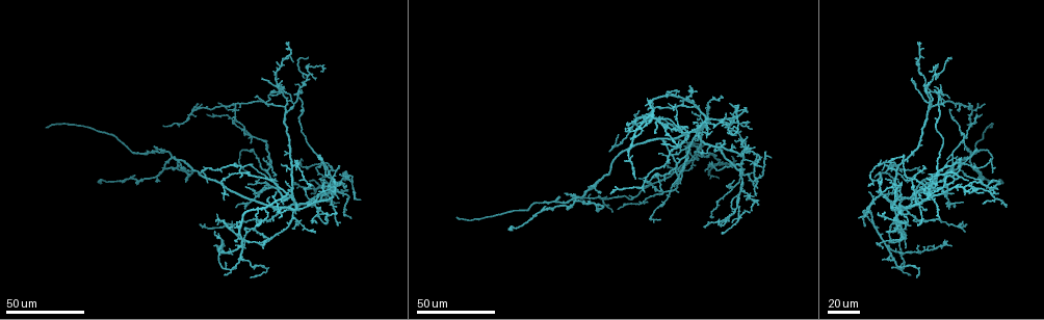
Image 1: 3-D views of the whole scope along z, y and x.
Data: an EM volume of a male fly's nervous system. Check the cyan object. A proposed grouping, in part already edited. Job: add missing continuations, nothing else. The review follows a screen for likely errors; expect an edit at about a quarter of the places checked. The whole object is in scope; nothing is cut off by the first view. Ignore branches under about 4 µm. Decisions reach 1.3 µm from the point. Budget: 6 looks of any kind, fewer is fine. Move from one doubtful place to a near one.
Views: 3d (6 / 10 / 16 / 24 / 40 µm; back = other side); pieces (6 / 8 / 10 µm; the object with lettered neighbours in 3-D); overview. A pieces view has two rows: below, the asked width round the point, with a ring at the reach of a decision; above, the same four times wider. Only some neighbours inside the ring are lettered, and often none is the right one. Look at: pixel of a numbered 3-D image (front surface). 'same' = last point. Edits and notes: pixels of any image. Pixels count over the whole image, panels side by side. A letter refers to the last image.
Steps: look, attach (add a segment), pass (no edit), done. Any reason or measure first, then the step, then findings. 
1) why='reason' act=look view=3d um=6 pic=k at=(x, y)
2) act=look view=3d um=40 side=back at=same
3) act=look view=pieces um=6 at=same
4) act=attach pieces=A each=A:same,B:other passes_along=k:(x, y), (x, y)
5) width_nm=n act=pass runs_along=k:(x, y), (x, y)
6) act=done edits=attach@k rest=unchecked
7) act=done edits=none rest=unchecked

why='tapers out' act=look view=3d um=40 pic=1 at=(242, 177)

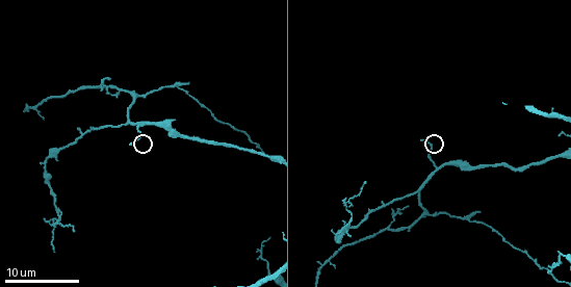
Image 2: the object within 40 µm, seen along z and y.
act=look view=pieces um=8 pic=2 at=(423, 139)

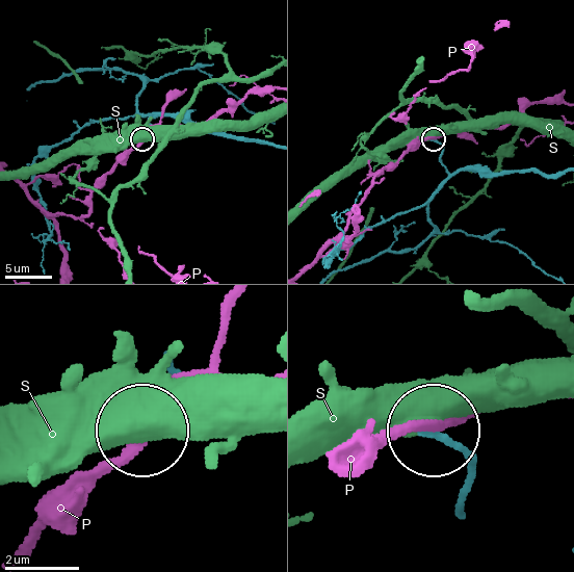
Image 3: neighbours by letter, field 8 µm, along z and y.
width_nm=170 act=pass each=P:other,S:other runs_along=3:(463, 497), (469, 463), (438, 435) found='no lettered segment goes on from it'

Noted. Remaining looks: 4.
why='free end' act=look view=3d um=40 pic=1 at=(335, 180)

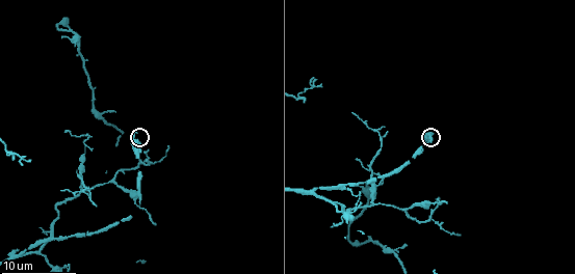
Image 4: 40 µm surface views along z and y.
act=look view=pieces um=6 pic=4 at=(137, 133)

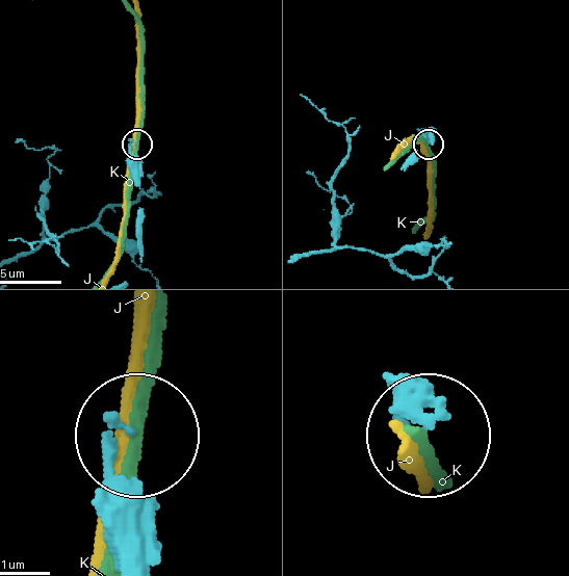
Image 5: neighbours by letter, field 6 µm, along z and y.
width_nm=160 act=pass each=J:other,K:other runs_along=5:(150, 554), (112, 454), (133, 429) found='no lettered segment goes on from it'

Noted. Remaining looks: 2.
why='an open end' act=look view=3d um=24 pic=1 at=(636, 136)

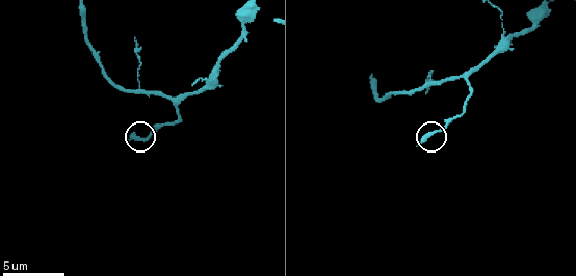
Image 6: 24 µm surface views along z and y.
why='what lies round it' act=look view=pieces um=6 pic=6 at=(127, 138)

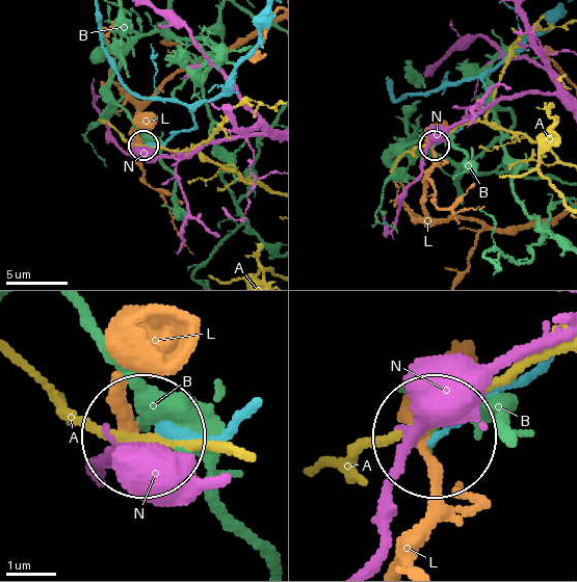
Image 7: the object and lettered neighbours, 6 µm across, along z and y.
act=pass each=A:other,B:other,L:other,N:other found='none of them fits'

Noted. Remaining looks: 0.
act=done edits=none rest=unchecked

